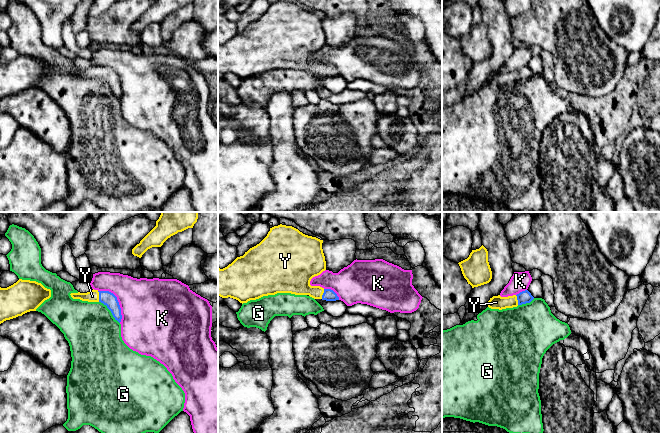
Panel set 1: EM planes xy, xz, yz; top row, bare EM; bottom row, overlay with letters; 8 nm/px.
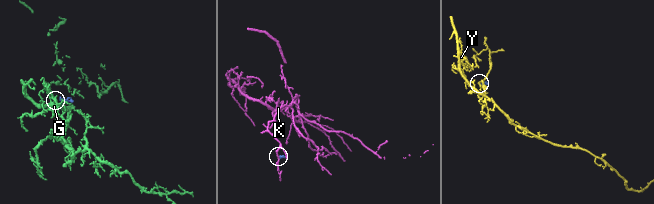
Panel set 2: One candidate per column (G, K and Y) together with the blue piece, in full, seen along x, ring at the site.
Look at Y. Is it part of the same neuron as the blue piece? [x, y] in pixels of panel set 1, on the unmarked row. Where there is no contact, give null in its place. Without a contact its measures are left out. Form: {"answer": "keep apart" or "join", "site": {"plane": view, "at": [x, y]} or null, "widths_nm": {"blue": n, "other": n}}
{"answer": "join", "site": {"plane": "xy", "at": [99, 72]}, "widths_nm": {"blue": 110, "other": 100}}

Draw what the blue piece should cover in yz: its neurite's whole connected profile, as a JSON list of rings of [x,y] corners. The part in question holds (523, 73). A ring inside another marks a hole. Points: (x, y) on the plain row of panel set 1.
[[[528,66],[522,67],[517,71],[508,72],[508,73],[501,73],[493,72],[488,77],[488,83],[491,85],[506,85],[506,84],[513,84],[517,83],[518,81],[530,79],[534,73]]]

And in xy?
[[[91,66],[87,69],[71,69],[70,70],[73,75],[80,75],[82,77],[88,78],[101,78],[107,82],[107,84],[111,87],[115,96],[119,99],[121,98],[122,91],[121,91],[121,84],[117,73],[109,68],[109,67],[98,67],[98,66]]]

